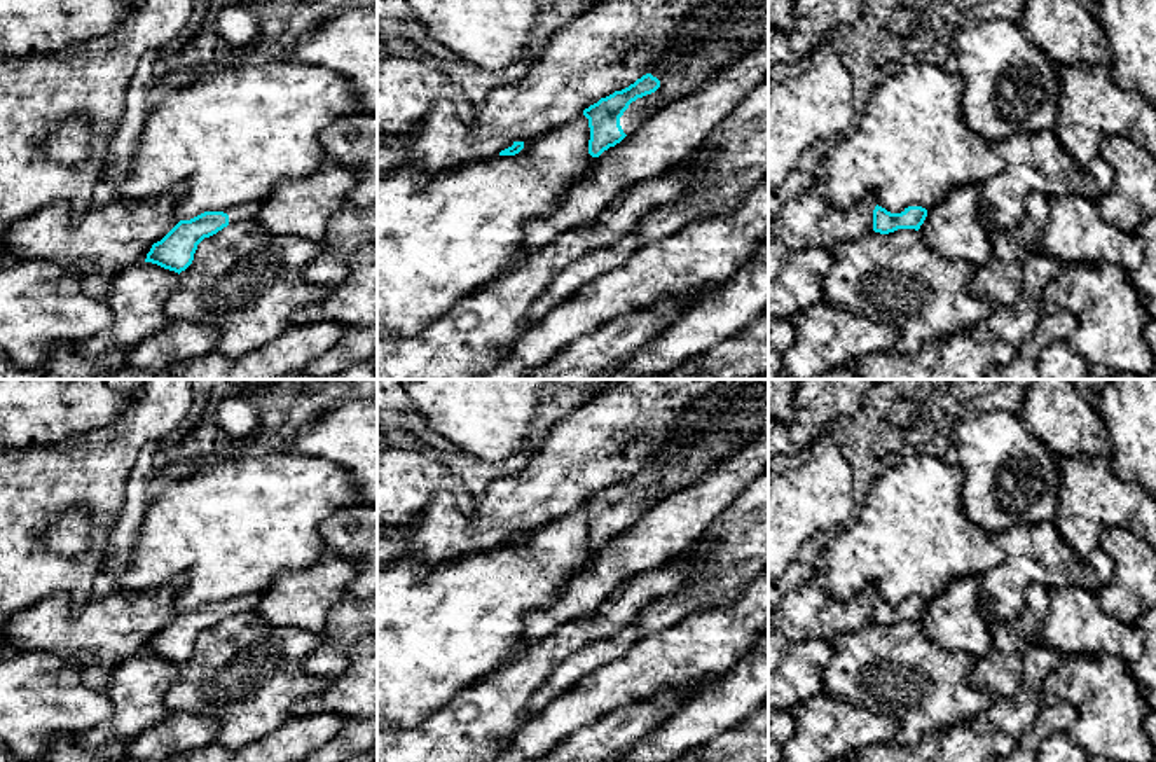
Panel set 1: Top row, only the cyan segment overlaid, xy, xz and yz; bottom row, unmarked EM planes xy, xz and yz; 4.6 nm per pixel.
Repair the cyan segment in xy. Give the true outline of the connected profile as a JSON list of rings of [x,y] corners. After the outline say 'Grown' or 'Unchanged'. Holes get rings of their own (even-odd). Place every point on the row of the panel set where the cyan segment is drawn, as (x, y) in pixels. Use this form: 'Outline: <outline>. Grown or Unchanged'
Outline: [[[262,201],[231,206],[222,211],[204,211],[190,220],[180,220],[161,241],[154,243],[145,262],[157,264],[164,269],[185,271],[197,250],[197,245],[229,224],[255,220]]]. Grown

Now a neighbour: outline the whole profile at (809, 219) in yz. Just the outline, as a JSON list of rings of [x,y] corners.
[[[815,189],[791,197],[768,227],[768,280],[789,255],[809,246],[831,248],[873,231],[875,194],[840,210]]]

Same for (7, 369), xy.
[[[0,350],[0,379],[42,379],[42,371],[40,367],[21,369]]]

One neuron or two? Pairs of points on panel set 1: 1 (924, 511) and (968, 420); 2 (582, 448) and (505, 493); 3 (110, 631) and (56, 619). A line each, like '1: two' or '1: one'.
1: two
2: one
3: one

